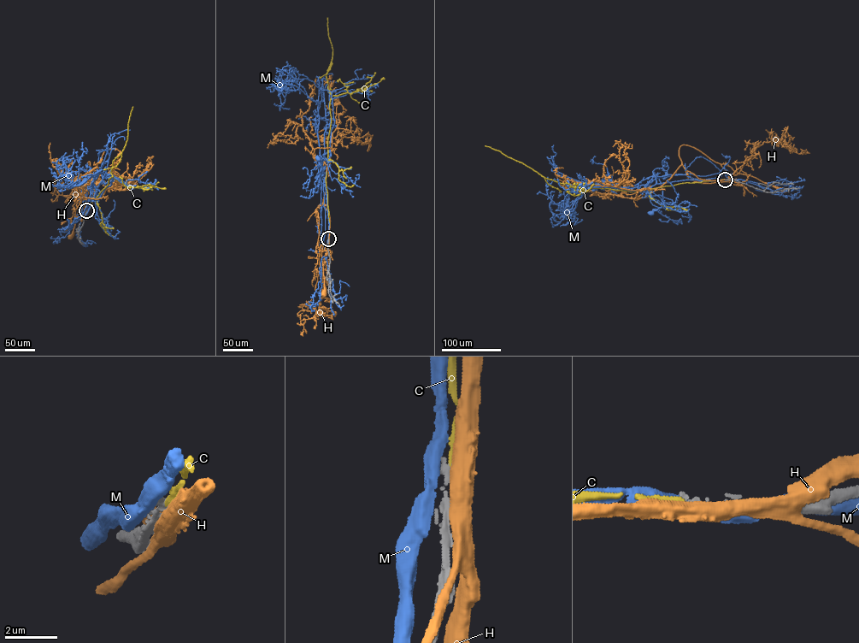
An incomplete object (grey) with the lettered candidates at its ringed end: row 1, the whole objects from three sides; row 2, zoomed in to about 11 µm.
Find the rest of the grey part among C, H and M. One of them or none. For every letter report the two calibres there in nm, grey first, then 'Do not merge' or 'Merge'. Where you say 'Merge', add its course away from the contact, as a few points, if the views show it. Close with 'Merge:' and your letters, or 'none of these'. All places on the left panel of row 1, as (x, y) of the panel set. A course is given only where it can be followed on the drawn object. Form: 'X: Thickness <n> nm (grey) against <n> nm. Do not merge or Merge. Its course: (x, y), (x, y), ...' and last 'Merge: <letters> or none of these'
C: Thickness 320 nm (grey) against 240 nm. Merge. Its course: (86, 210), (93, 197), (99, 195), (112, 177), (113, 161), (122, 151), (127, 140), (132, 107)
H: Thickness 320 nm (grey) against 550 nm. Do not merge
M: Thickness 320 nm (grey) against 480 nm. Do not merge
Merge: C

